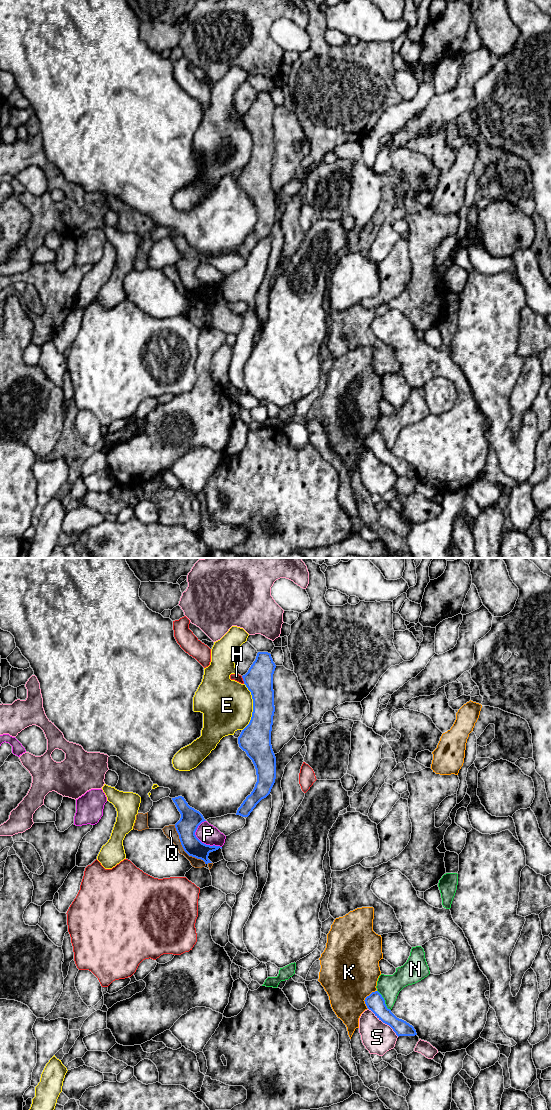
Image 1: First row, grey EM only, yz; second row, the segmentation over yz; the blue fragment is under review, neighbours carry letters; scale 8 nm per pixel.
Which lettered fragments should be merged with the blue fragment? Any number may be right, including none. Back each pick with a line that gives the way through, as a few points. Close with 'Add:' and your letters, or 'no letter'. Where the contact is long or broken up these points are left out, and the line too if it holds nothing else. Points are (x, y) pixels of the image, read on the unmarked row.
Add: no letter

